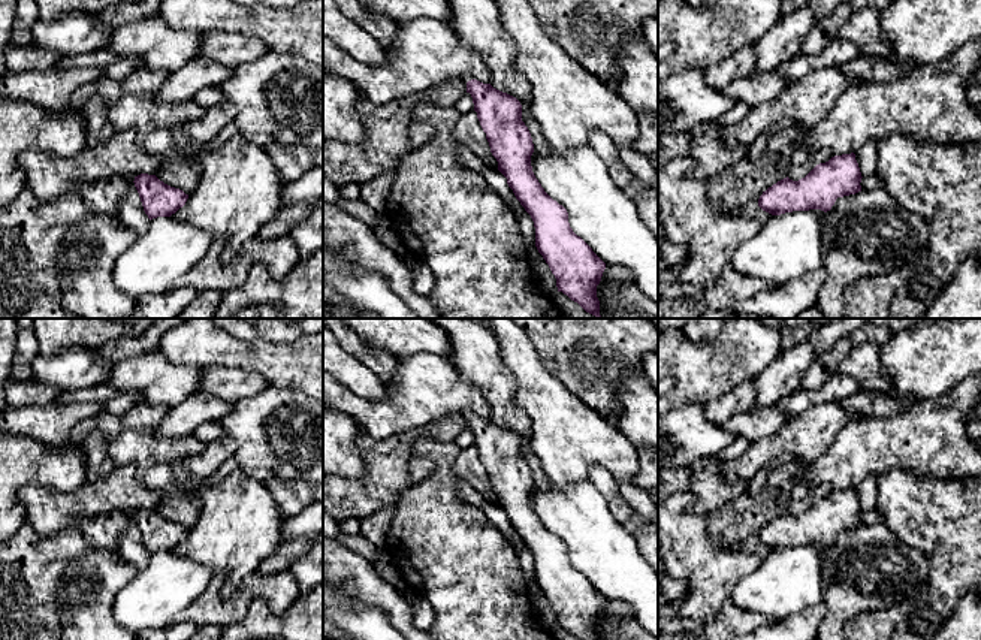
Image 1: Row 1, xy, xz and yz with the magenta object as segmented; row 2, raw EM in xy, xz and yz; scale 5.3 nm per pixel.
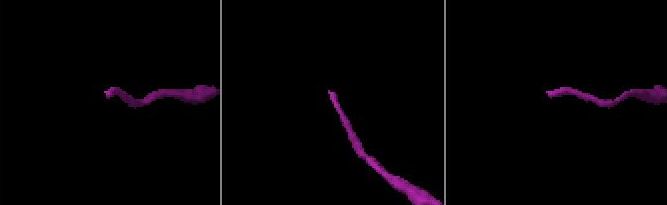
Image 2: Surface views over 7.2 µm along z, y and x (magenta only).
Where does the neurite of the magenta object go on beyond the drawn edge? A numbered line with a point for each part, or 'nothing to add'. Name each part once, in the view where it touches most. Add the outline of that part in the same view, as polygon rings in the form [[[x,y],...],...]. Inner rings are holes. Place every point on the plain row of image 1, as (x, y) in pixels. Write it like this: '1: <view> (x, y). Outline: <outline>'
1: yz (751, 545). Outline: [[[751,537],[751,538],[743,540],[743,541],[733,541],[730,544],[730,549],[733,552],[757,552],[757,549],[758,549],[760,544],[761,543],[758,541],[758,538]]]

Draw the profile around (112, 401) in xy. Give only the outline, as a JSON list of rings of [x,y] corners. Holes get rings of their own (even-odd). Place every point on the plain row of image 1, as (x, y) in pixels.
[[[106,383],[84,387],[79,390],[63,392],[54,401],[55,404],[79,404],[79,402],[97,402],[103,411],[112,416],[126,414],[133,405],[136,405],[139,396],[136,393],[120,392]]]

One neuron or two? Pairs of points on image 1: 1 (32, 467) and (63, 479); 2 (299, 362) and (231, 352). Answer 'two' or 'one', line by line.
1: one
2: one

